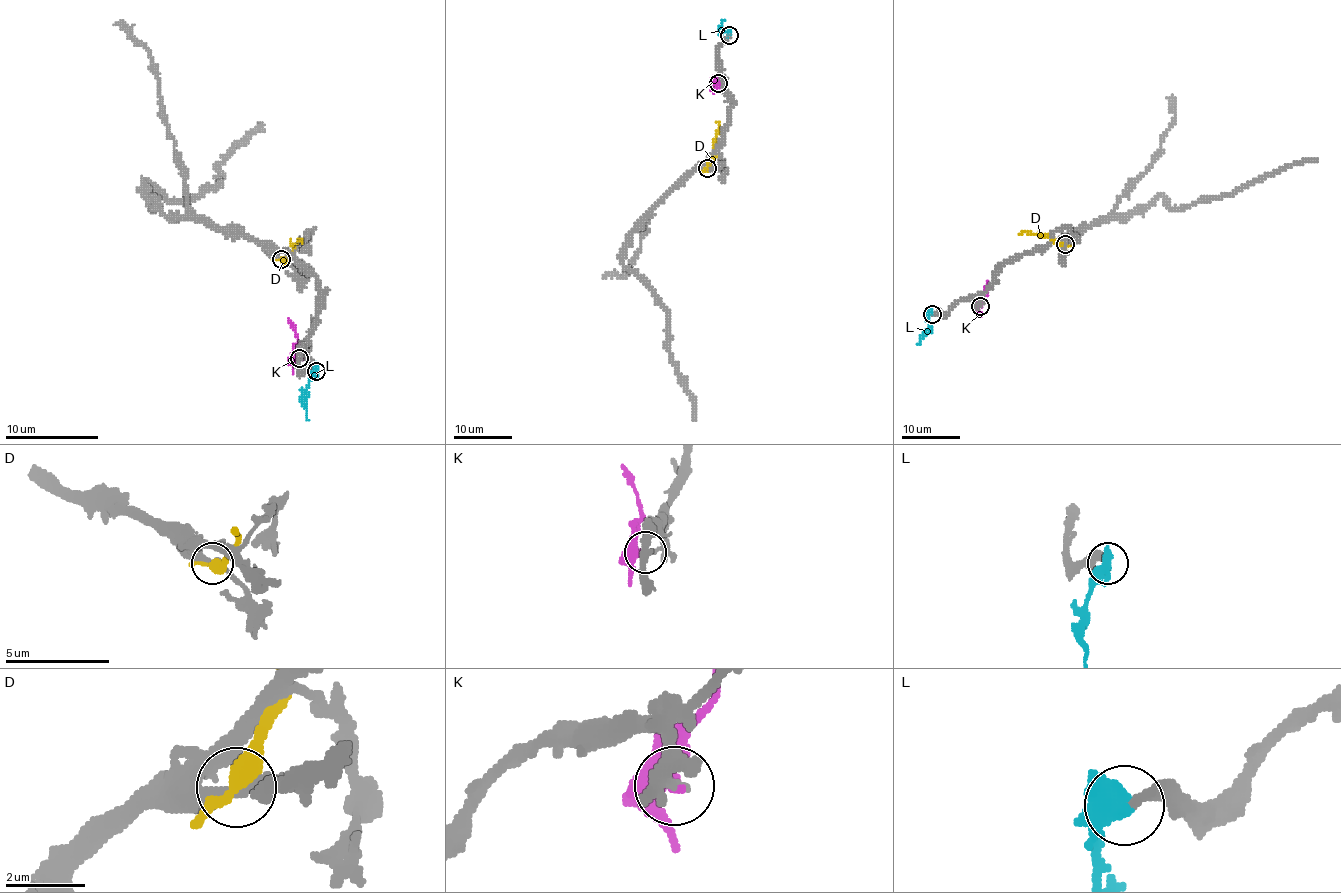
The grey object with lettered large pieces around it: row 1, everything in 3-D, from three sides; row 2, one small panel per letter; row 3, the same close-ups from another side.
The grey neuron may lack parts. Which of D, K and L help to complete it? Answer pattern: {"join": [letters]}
{"join": ["L"]}

